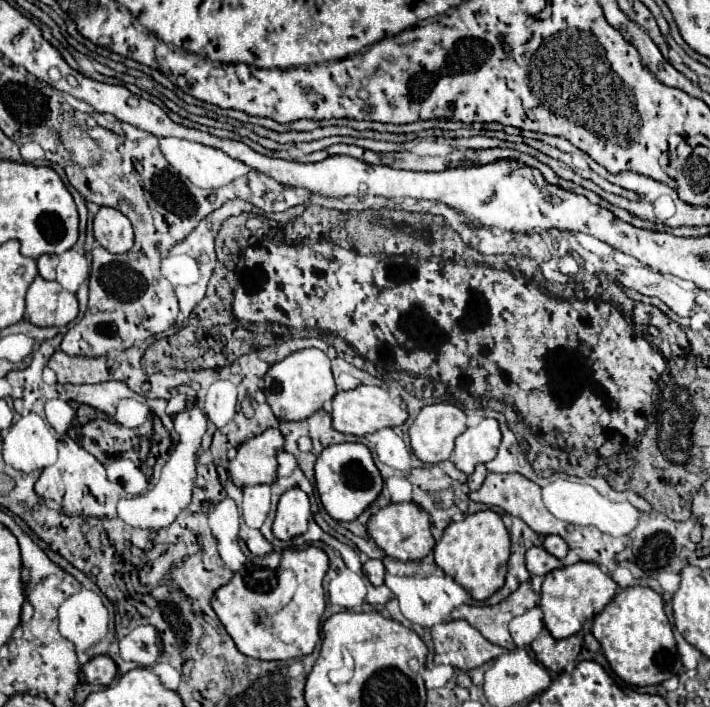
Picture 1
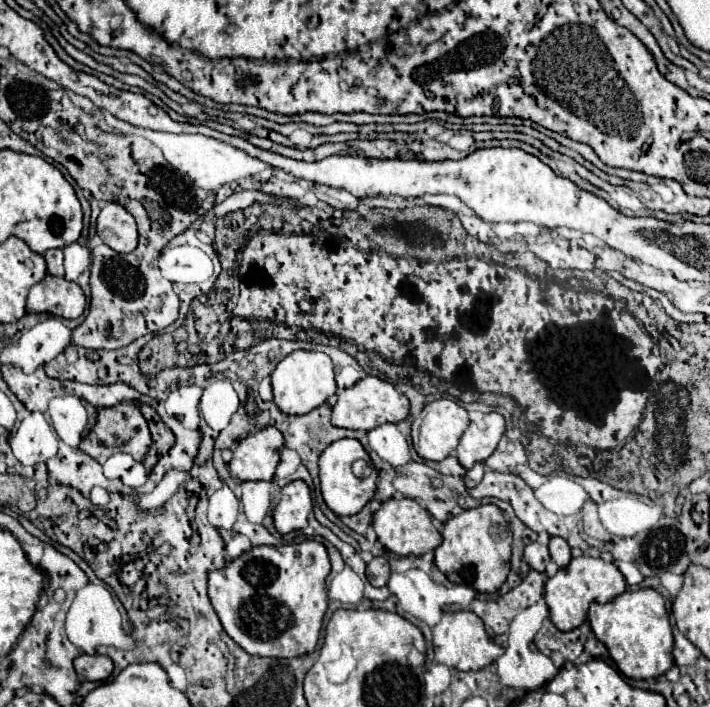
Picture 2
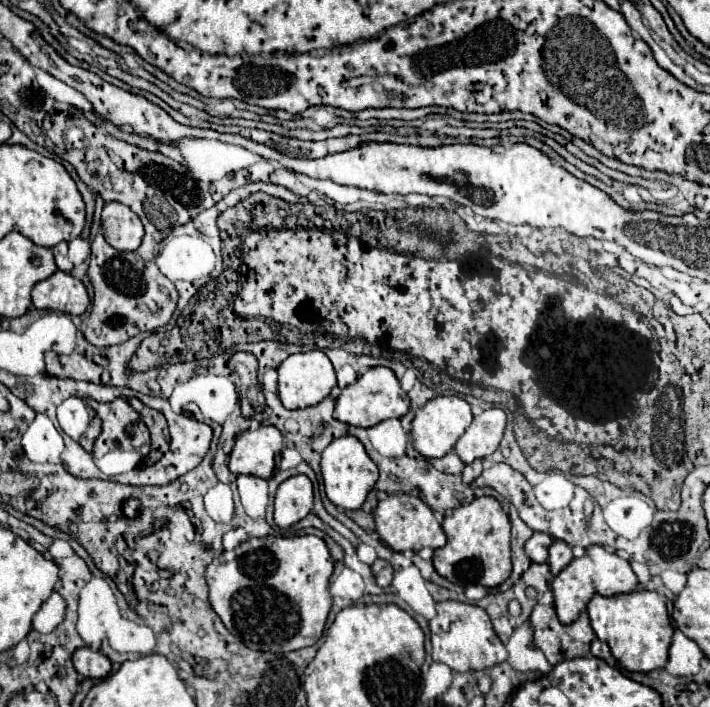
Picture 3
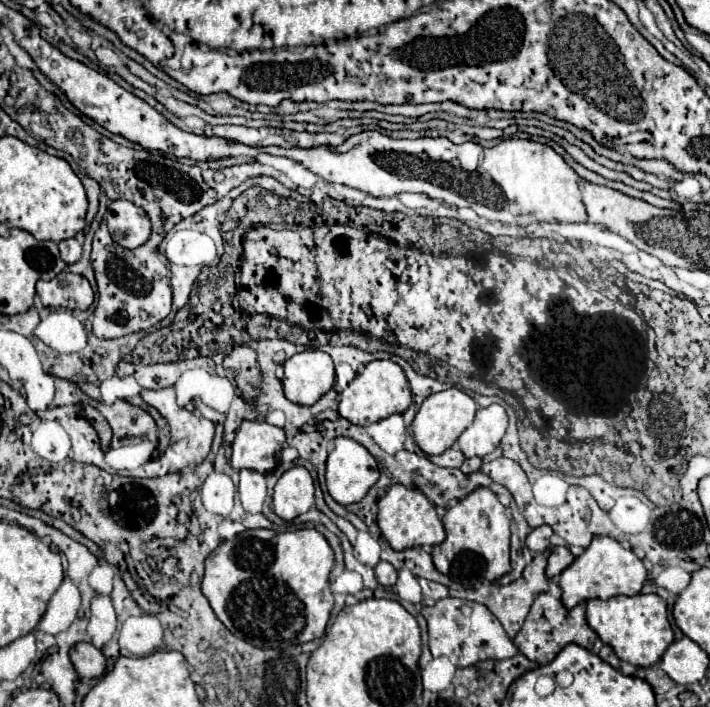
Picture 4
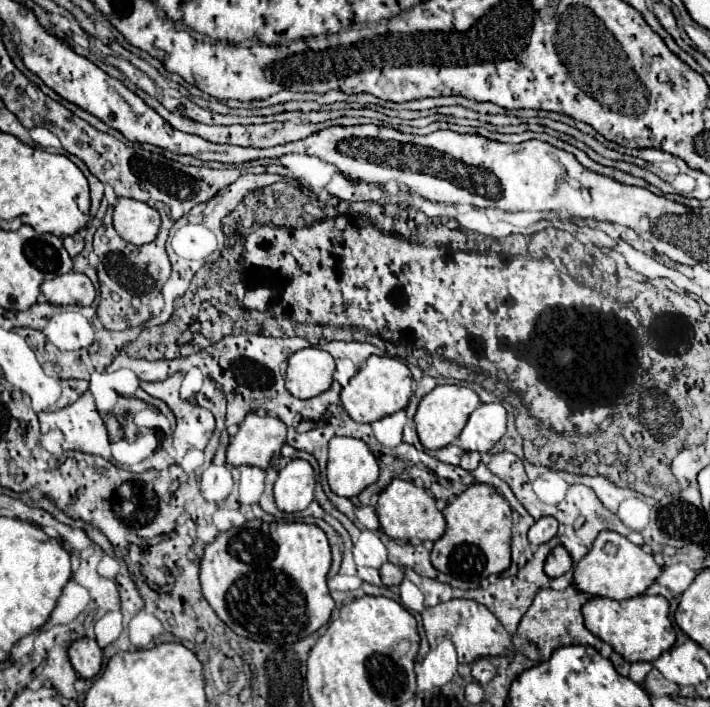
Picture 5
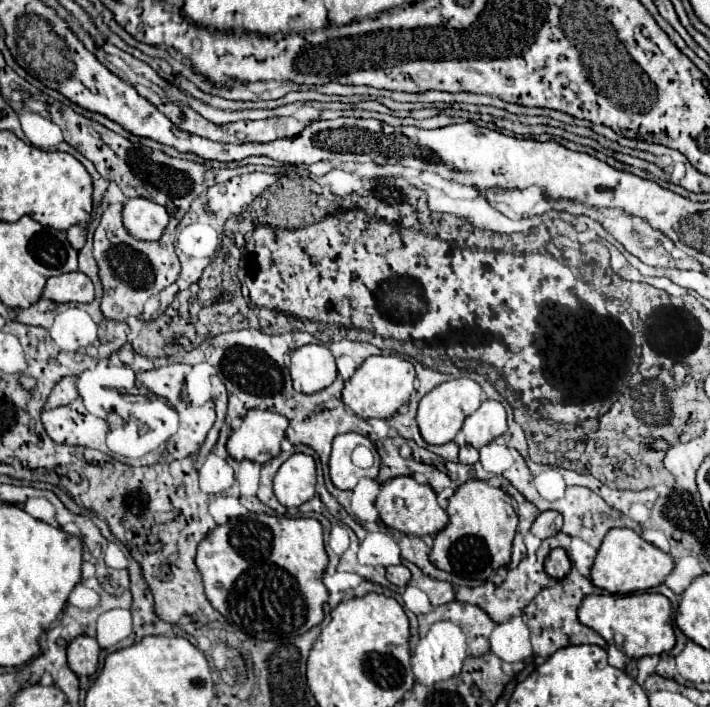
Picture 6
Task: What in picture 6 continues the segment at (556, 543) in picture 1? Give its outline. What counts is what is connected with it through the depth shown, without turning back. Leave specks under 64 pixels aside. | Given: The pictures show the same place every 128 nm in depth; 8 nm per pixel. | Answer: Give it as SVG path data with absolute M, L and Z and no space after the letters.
M554 548L554 550L548 554L548 558L546 558L544 566L546 566L548 576L562 580L562 578L570 572L572 562L570 562L570 558L568 558L566 550L562 550L562 548Z

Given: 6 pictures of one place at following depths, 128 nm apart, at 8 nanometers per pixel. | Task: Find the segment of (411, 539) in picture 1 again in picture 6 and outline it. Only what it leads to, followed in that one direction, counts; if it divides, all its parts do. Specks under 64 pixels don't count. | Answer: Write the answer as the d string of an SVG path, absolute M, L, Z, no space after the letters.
M396 476L388 482L384 482L382 488L380 488L380 494L376 498L376 508L378 508L380 520L384 522L386 528L398 530L398 532L404 532L404 534L416 534L416 536L436 534L448 522L448 514L438 504L436 492L432 490L432 486L420 484L412 476Z

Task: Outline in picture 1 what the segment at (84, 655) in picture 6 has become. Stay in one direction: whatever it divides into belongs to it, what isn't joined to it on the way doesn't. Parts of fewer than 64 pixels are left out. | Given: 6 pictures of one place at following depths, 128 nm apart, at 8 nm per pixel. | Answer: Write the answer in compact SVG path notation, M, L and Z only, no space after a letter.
M96 656L96 658L88 660L80 670L82 670L86 682L90 682L90 684L108 686L116 676L116 664L110 656Z

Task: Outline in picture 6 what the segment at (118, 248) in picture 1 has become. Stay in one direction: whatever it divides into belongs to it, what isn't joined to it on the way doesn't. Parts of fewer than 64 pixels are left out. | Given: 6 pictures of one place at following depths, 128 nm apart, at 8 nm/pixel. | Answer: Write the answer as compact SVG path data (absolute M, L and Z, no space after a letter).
M128 198L122 214L126 230L140 240L160 240L170 220L168 210L148 198Z

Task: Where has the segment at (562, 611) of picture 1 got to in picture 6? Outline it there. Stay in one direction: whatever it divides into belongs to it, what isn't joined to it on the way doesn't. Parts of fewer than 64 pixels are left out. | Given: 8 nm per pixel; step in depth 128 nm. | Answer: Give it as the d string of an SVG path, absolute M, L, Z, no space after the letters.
M612 528L608 536L602 540L602 546L592 566L590 580L598 588L610 594L632 594L638 590L660 586L672 570L674 570L674 558L670 554L646 542L638 532L630 528Z

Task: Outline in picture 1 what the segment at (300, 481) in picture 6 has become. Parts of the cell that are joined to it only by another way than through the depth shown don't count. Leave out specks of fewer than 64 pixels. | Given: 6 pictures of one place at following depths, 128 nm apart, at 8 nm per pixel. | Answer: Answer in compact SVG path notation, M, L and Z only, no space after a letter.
M290 488L280 496L276 518L274 518L274 536L280 540L290 540L308 530L310 518L310 500L304 490Z

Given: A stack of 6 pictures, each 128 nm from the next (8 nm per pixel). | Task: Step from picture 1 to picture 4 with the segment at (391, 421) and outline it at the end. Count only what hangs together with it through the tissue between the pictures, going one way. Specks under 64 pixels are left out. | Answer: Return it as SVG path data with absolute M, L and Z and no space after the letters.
M372 360L364 366L364 370L340 392L340 406L338 412L346 420L358 426L370 426L382 418L392 414L402 414L412 402L412 392L408 386L408 378L404 370L392 360Z

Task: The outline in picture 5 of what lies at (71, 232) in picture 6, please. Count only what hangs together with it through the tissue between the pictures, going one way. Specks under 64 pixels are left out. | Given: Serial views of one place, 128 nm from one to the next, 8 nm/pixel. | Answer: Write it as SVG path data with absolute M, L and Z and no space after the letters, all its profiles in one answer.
M80 234L66 236L66 238L64 238L64 248L66 248L68 254L74 258L74 256L78 256L78 254L82 252L82 248L84 248L84 238L82 238Z

